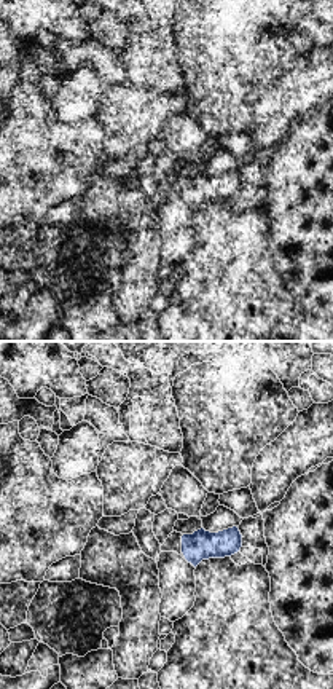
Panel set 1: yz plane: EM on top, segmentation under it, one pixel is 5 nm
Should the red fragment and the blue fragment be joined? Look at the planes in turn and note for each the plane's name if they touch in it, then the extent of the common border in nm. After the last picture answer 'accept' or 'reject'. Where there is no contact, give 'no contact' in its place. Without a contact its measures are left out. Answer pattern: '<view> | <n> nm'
no contact

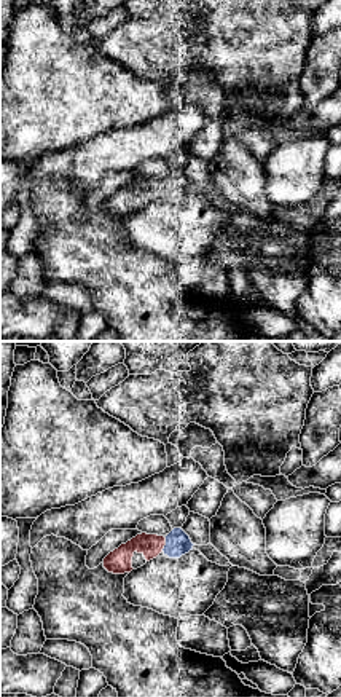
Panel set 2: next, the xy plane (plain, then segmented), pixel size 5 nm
xy | 80 nm

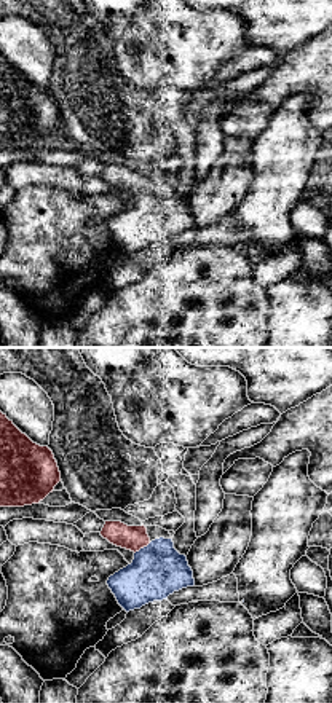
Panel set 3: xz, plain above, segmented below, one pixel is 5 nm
xz | 110 nm

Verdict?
accept

